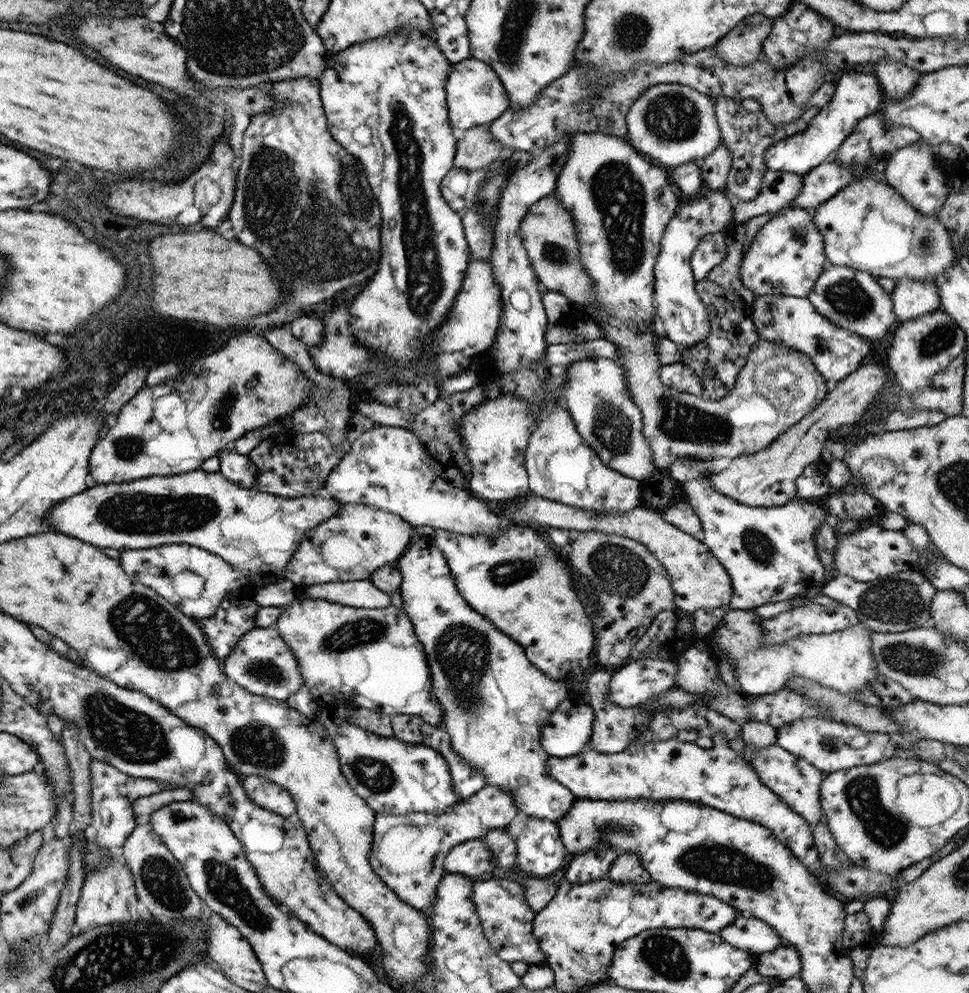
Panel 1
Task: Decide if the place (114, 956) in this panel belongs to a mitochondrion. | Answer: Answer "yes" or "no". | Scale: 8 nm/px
yes

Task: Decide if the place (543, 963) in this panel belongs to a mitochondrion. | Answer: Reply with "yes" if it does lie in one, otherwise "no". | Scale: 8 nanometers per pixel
no

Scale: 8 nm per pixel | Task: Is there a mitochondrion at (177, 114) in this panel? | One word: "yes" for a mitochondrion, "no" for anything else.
no

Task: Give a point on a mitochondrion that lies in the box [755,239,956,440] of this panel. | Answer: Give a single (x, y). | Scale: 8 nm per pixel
(848, 298)

